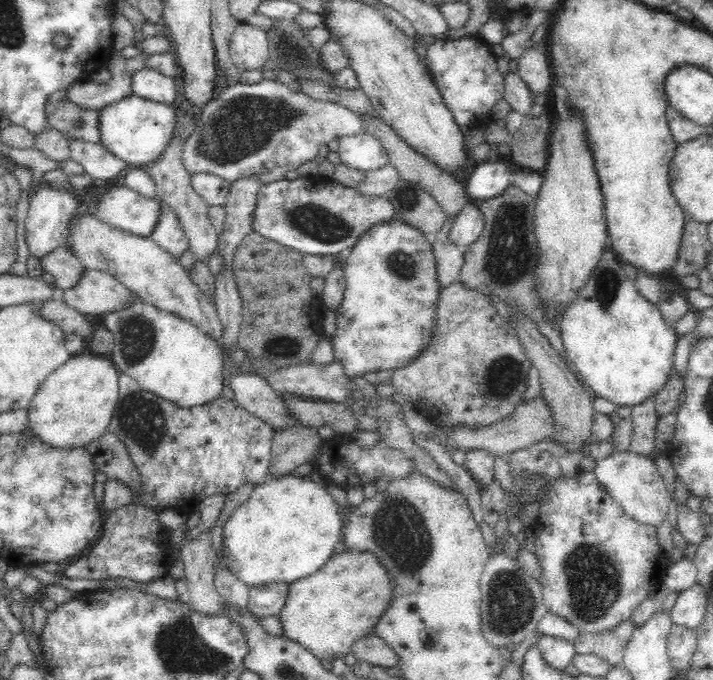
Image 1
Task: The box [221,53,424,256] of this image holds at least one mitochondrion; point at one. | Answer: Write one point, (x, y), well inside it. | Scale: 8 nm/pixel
(317, 223)

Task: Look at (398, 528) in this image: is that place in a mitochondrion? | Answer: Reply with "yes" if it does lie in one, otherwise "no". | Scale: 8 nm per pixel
yes

